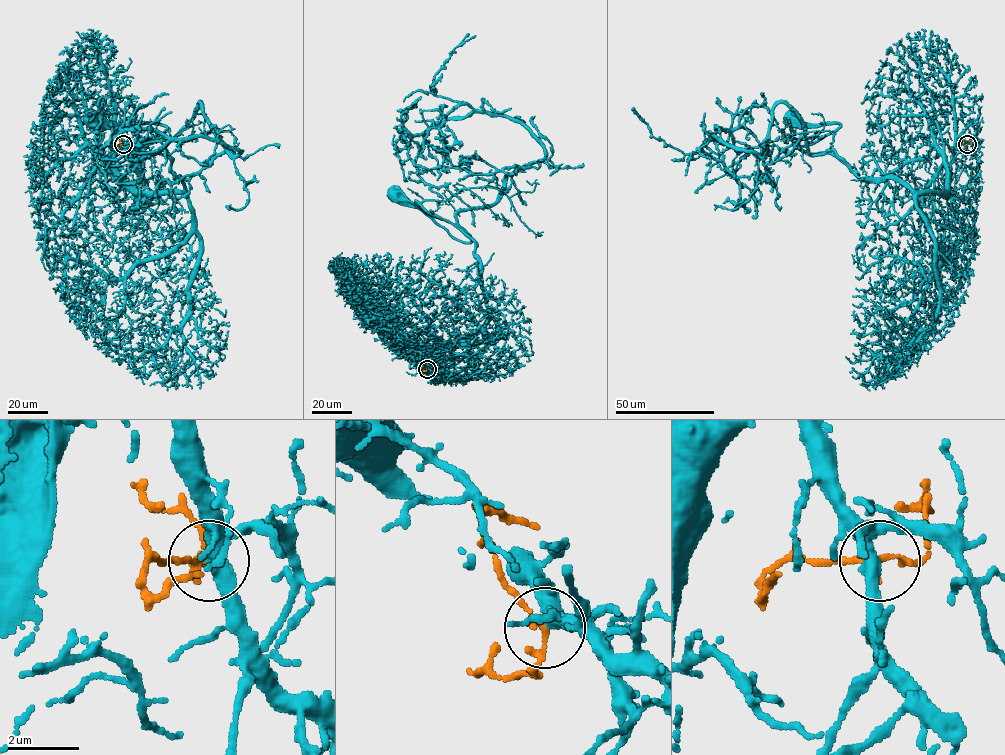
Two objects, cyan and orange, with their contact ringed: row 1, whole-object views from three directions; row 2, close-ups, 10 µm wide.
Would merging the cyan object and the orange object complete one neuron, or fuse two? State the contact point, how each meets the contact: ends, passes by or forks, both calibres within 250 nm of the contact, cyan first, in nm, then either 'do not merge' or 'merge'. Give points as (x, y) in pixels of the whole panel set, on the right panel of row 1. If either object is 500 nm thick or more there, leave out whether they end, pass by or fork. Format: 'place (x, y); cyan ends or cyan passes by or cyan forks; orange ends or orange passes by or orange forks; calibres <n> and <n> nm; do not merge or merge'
place (967, 144); cyan forks; orange passes by; calibres 320 and 180 nm; merge

